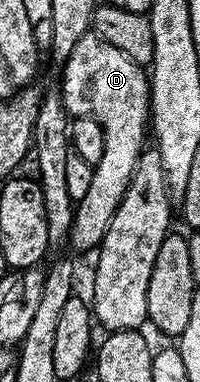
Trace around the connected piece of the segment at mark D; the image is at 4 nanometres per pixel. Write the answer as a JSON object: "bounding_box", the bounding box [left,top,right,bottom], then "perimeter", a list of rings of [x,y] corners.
{"bounding_box":[60,33,152,252],"perimeter":[[[87,33],[76,44],[72,54],[64,60],[63,67],[66,68],[62,71],[60,94],[67,112],[74,117],[91,115],[104,129],[104,154],[100,157],[100,161],[94,164],[94,176],[88,193],[84,193],[84,197],[74,208],[74,224],[70,227],[69,237],[69,242],[72,247],[74,243],[76,250],[93,252],[101,244],[104,233],[108,233],[108,225],[112,221],[120,201],[126,195],[138,159],[147,146],[146,131],[148,135],[148,124],[152,119],[150,81],[143,64],[132,61],[132,57],[128,57],[128,53],[120,53],[120,49],[116,49],[116,45],[108,45],[108,41],[101,39],[97,33]]]}

